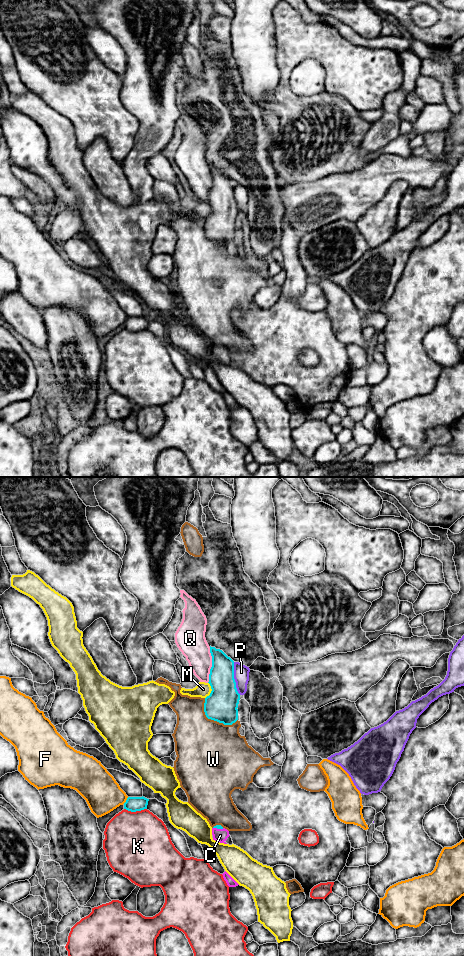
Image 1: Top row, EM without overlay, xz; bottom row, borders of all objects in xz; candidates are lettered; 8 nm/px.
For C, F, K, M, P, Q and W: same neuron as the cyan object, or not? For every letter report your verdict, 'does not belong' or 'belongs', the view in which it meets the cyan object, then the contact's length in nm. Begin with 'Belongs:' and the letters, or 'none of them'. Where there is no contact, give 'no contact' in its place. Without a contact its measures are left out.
Belongs: C
C: belongs; contact in xz; length 90 nm
F: does not belong; contact in xz; length 70 nm
K: does not belong; contact in xz; length 180 nm
M: does not belong; contact in xz; length 140 nm
P: does not belong; contact in xz; length 280 nm
Q: does not belong; contact in xz; length 280 nm
W: does not belong; contact in xz; length 320 nm

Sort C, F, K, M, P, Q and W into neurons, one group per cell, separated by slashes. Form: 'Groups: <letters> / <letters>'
Groups: C / F / K / M P / Q / W

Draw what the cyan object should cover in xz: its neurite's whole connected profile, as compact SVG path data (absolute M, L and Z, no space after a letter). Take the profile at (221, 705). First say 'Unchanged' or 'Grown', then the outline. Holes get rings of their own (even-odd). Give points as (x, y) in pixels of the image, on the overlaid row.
Unchanged. M210 646L212 667L209 674L211 693L205 698L204 712L208 719L232 725L238 720L240 694L234 679L234 661L222 650Z

